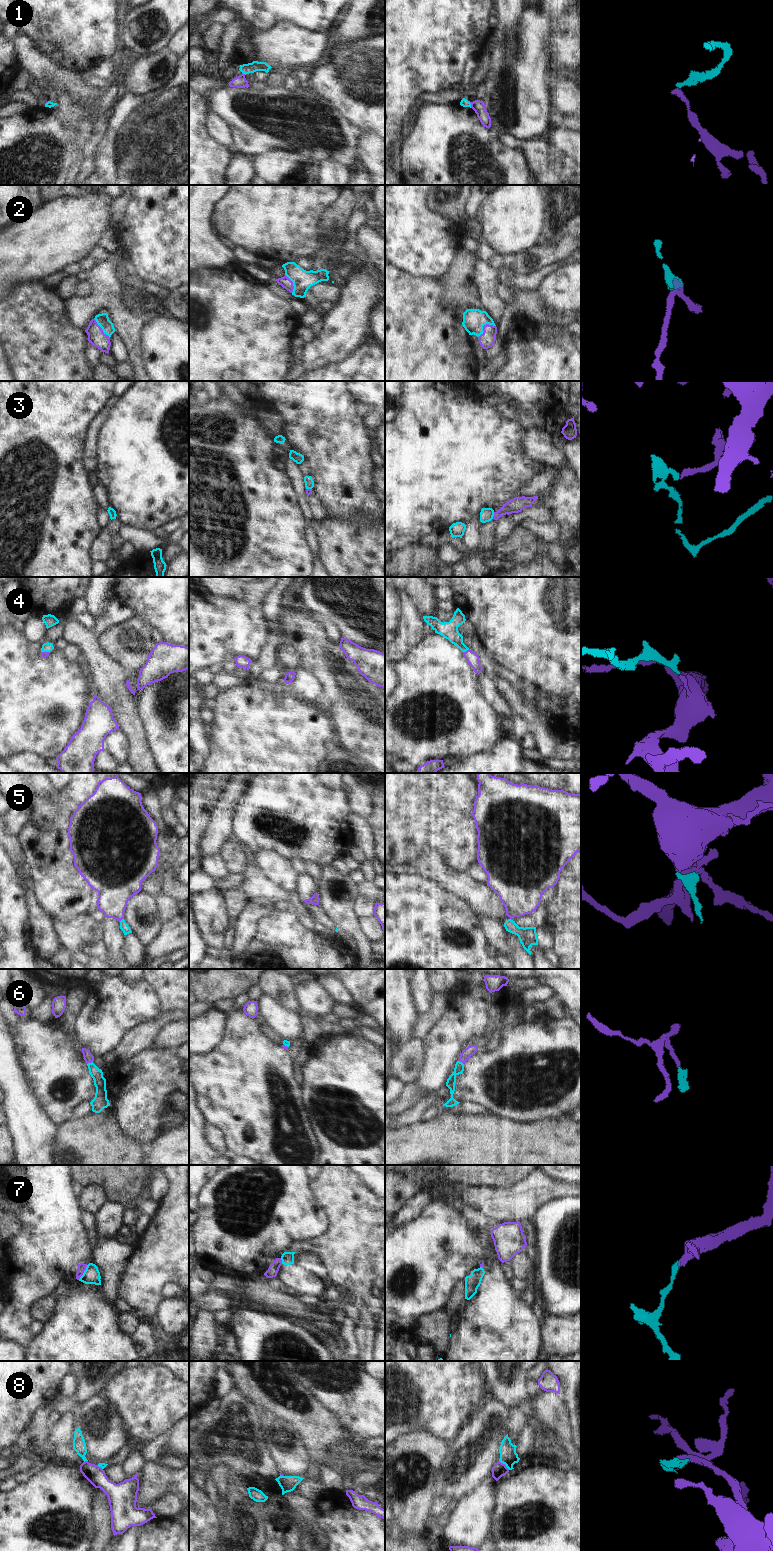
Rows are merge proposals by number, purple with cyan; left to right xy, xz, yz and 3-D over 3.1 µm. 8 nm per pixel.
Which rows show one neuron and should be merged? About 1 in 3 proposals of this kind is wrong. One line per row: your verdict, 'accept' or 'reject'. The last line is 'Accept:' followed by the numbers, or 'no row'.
1: reject
2: accept
3: reject
4: accept
5: accept
6: accept
7: reject
8: reject
Accept: 2, 4, 5, 6

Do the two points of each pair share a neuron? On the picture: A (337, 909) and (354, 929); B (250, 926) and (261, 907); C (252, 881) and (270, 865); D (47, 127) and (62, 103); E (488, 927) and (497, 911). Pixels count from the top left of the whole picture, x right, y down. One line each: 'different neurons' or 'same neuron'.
A: same neuron
B: same neuron
C: different neurons
D: different neurons
E: different neurons

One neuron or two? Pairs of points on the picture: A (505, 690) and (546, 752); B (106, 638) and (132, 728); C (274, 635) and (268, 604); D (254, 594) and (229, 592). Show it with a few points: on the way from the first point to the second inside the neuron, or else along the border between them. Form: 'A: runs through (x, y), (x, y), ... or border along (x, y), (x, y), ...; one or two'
A: runs through (519, 705), (537, 723), (543, 737); one
B: border along (98, 639), (99, 646), (127, 672); two
C: runs through (274, 627), (270, 612); one
D: runs through (248, 594), (235, 592); one

